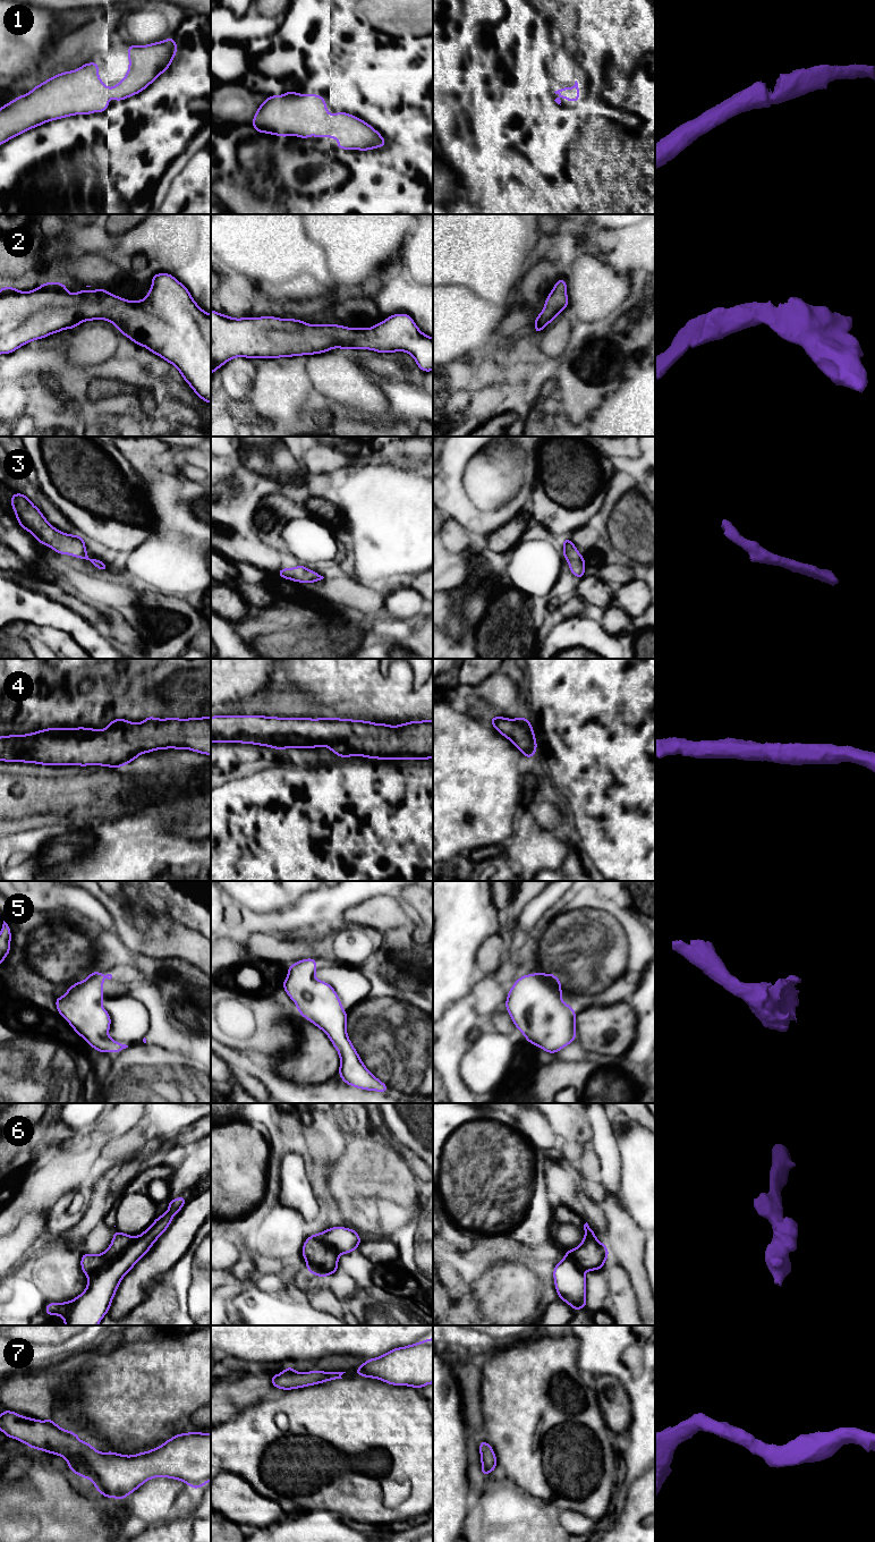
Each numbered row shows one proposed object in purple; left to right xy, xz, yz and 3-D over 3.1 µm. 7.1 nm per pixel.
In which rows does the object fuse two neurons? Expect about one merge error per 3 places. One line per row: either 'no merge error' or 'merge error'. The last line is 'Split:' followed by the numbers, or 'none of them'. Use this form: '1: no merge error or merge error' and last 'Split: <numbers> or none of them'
1: no merge error
2: no merge error
3: no merge error
4: no merge error
5: no merge error
6: merge error
7: no merge error
Split: 6

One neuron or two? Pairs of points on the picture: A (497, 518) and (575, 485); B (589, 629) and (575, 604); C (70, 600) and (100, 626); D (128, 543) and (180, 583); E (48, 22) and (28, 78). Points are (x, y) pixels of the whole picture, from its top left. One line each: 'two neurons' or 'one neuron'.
A: two neurons
B: two neurons
C: one neuron
D: two neurons
E: two neurons

